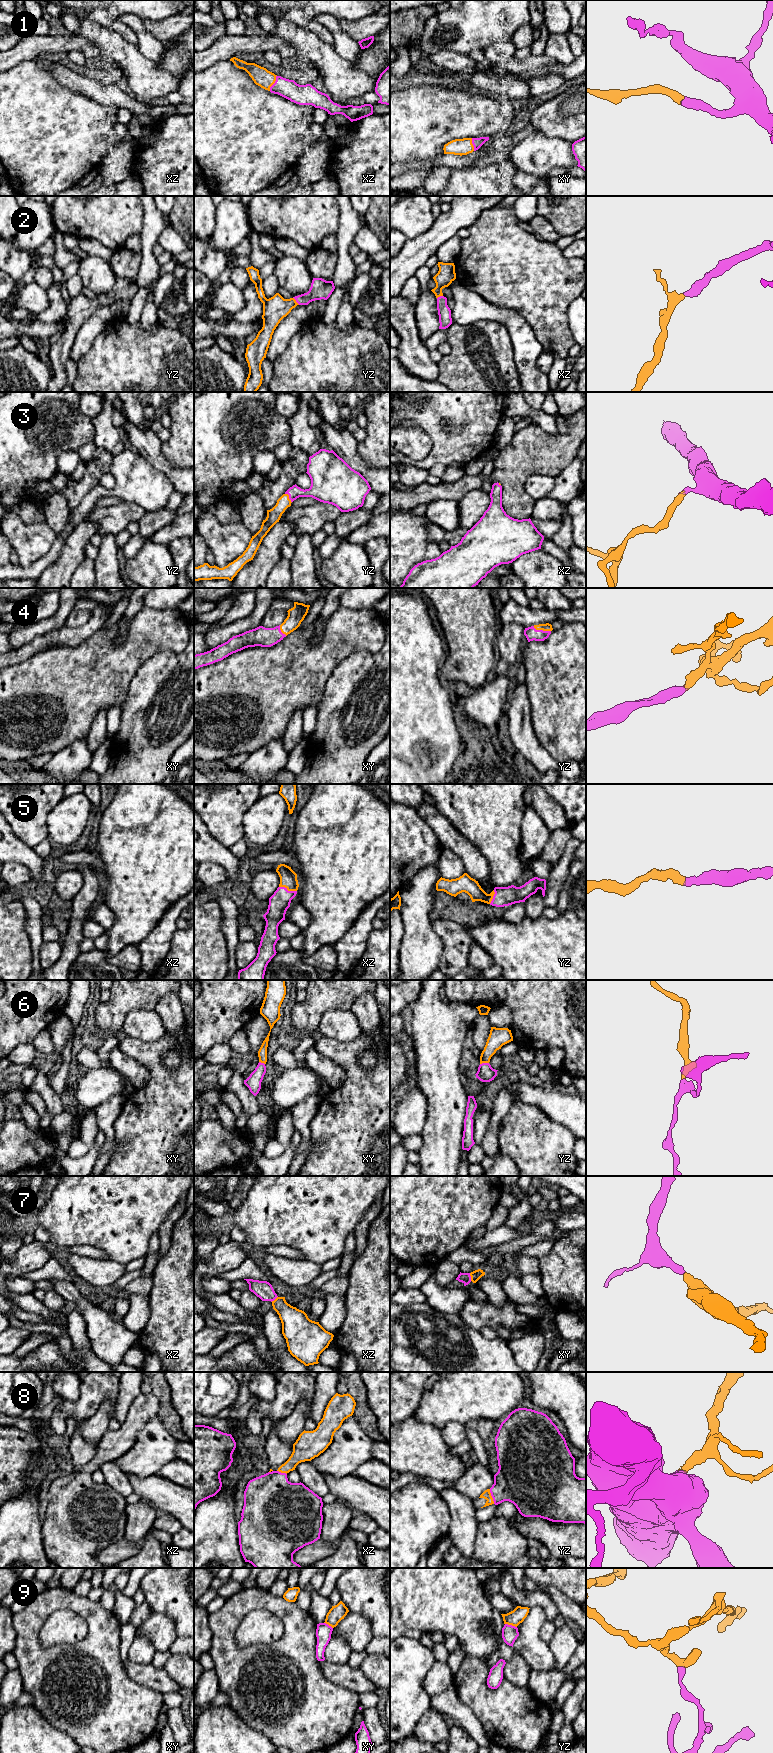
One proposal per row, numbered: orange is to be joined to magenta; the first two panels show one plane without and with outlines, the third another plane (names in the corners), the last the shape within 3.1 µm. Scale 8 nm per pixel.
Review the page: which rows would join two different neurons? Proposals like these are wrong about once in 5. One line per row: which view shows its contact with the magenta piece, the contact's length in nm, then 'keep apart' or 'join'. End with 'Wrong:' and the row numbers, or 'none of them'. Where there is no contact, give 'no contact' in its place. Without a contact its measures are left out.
1: meets magenta in xz; contact 140 nm long; join
2: meets magenta in yz; contact 80 nm long; join
3: meets magenta in yz; contact 90 nm long; join
4: meets magenta in yz; contact 150 nm long; join
5: meets magenta in xz; contact 150 nm long; join
6: meets magenta in yz; contact 70 nm long; join
7: meets magenta in xy; contact 70 nm long; join
8: meets magenta in yz; contact 130 nm long; join
9: meets magenta in yz; contact 100 nm long; keep apart
Wrong: 9

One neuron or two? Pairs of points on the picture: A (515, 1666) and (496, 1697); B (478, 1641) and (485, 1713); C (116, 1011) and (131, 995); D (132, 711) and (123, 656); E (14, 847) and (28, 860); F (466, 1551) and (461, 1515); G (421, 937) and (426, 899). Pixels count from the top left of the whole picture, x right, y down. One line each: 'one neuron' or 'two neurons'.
A: two neurons
B: two neurons
C: one neuron
D: two neurons
E: one neuron
F: one neuron
G: one neuron

